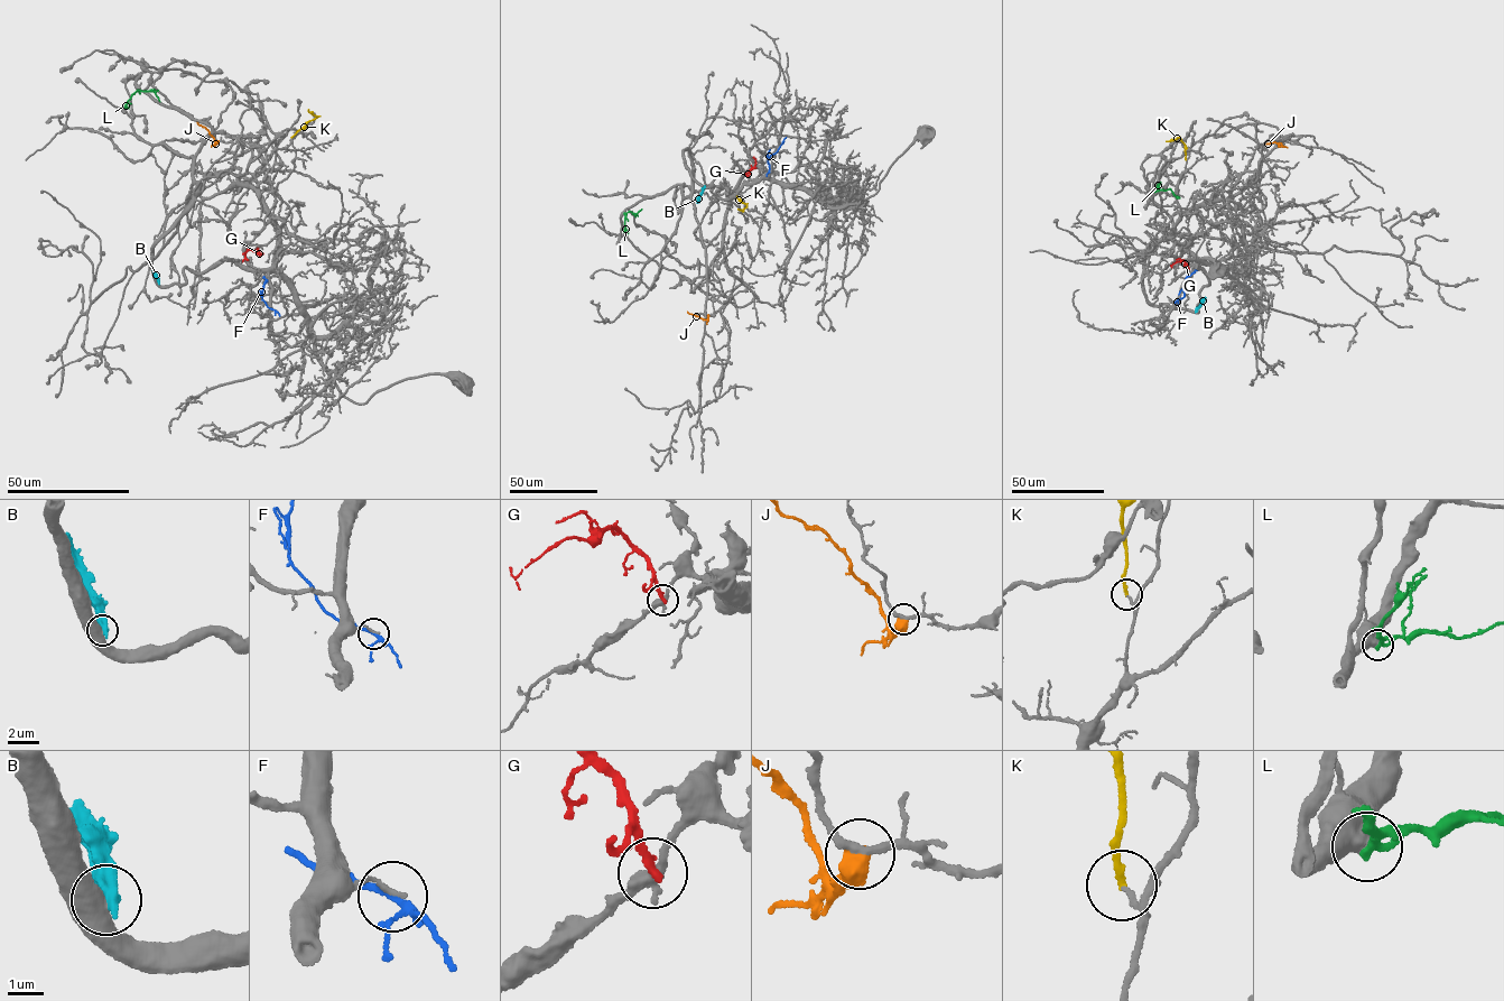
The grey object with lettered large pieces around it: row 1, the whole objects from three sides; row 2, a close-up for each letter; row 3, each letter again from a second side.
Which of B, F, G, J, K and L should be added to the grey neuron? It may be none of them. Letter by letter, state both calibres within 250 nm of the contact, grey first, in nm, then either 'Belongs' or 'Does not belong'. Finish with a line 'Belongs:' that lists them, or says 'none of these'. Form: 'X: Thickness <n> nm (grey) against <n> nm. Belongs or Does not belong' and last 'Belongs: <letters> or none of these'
B: Thickness 600 nm (grey) against 550 nm. Does not belong
F: Thickness 130 nm (grey) against 160 nm. Does not belong
G: Thickness 360 nm (grey) against 260 nm. Does not belong
J: Thickness 240 nm (grey) against 700 nm. Does not belong
K: Thickness 90 nm (grey) against 190 nm. Does not belong
L: Thickness 800 nm (grey) against 220 nm. Does not belong
Belongs: none of these

